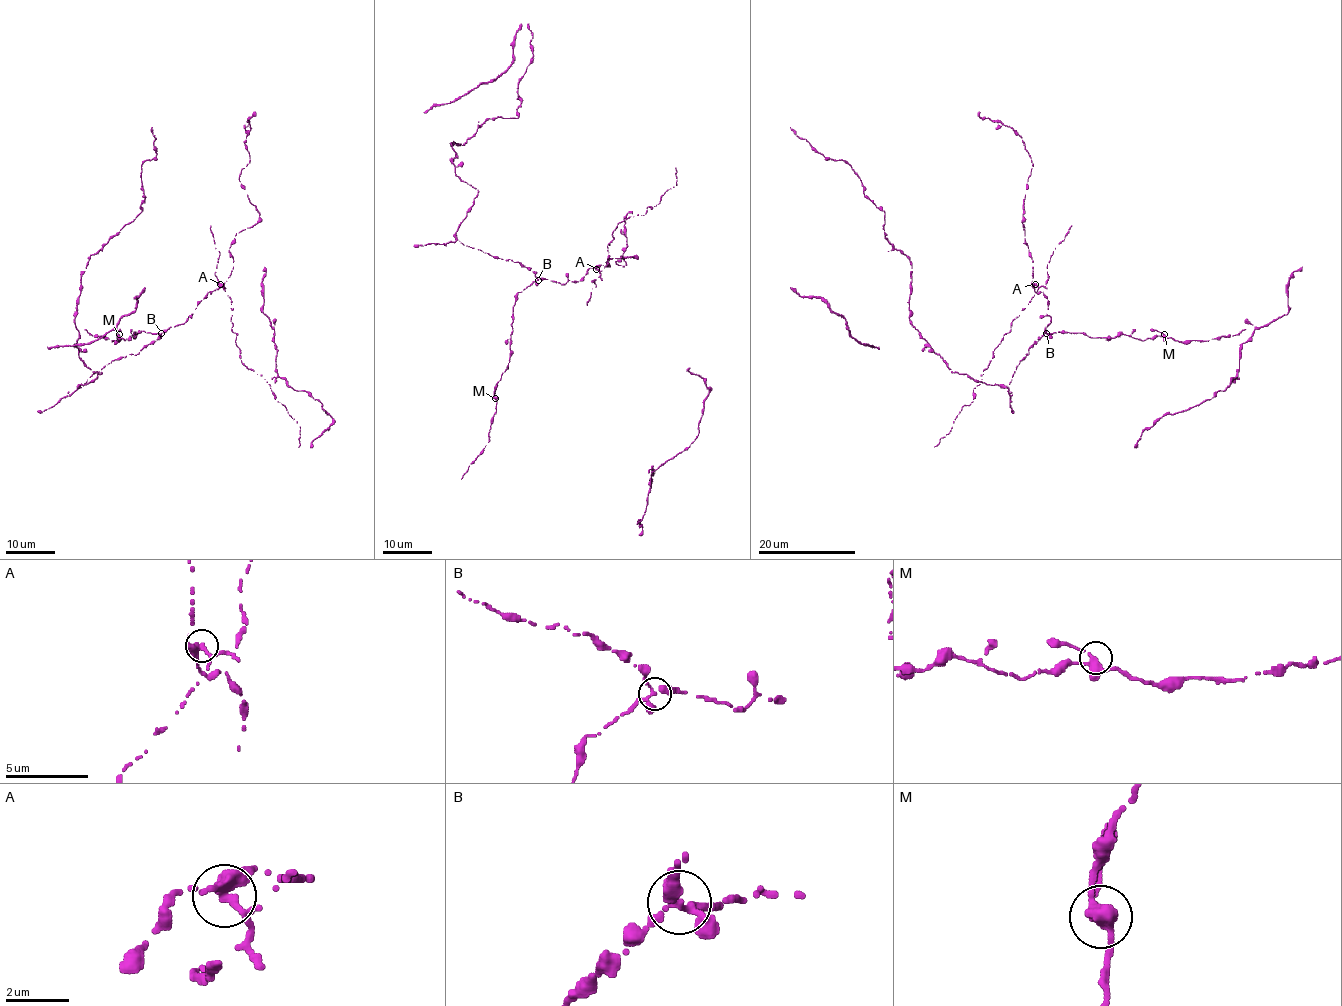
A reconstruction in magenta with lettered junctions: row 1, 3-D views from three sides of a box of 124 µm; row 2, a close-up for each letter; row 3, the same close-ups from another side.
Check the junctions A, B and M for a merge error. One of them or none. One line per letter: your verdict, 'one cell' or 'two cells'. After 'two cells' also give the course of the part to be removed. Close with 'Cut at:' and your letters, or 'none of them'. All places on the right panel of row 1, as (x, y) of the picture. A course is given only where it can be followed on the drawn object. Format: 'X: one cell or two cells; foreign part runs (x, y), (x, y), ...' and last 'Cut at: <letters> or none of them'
A: two cells; foreign part runs (1035, 284), (1037, 291), (994, 350), (981, 382), (973, 389), (973, 401), (964, 405), (951, 431), (934, 446)
B: one cell
M: one cell
Cut at: A

